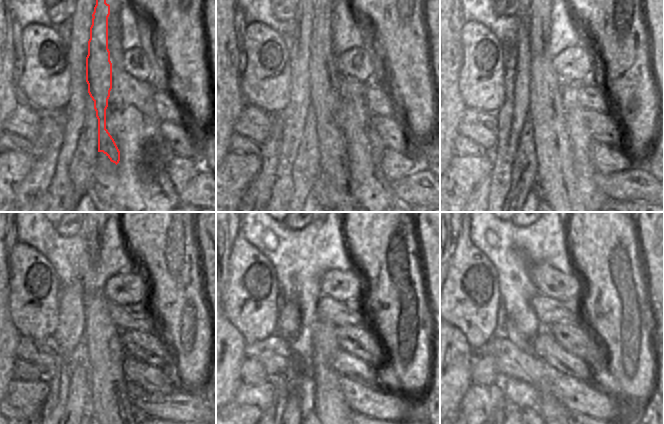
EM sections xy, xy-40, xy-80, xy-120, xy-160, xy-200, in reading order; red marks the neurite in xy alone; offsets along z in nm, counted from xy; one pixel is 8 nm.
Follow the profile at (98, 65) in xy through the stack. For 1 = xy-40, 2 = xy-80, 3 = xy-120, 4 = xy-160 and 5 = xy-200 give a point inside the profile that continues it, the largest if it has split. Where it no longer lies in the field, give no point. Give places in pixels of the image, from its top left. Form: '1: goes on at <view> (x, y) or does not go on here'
1: goes on at xy-40 (332, 145)
2: goes on at xy-80 (556, 181)
3: goes on at xy-120 (110, 405)
4: goes on at xy-160 (335, 415)
5: goes on at xy-200 (555, 415)

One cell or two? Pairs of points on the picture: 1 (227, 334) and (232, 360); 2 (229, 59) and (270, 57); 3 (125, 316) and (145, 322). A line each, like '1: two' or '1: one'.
1: one
2: two
3: one

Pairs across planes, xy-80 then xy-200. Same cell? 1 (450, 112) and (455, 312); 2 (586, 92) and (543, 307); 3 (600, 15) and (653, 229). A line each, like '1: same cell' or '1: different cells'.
1: different cells
2: same cell
3: different cells

